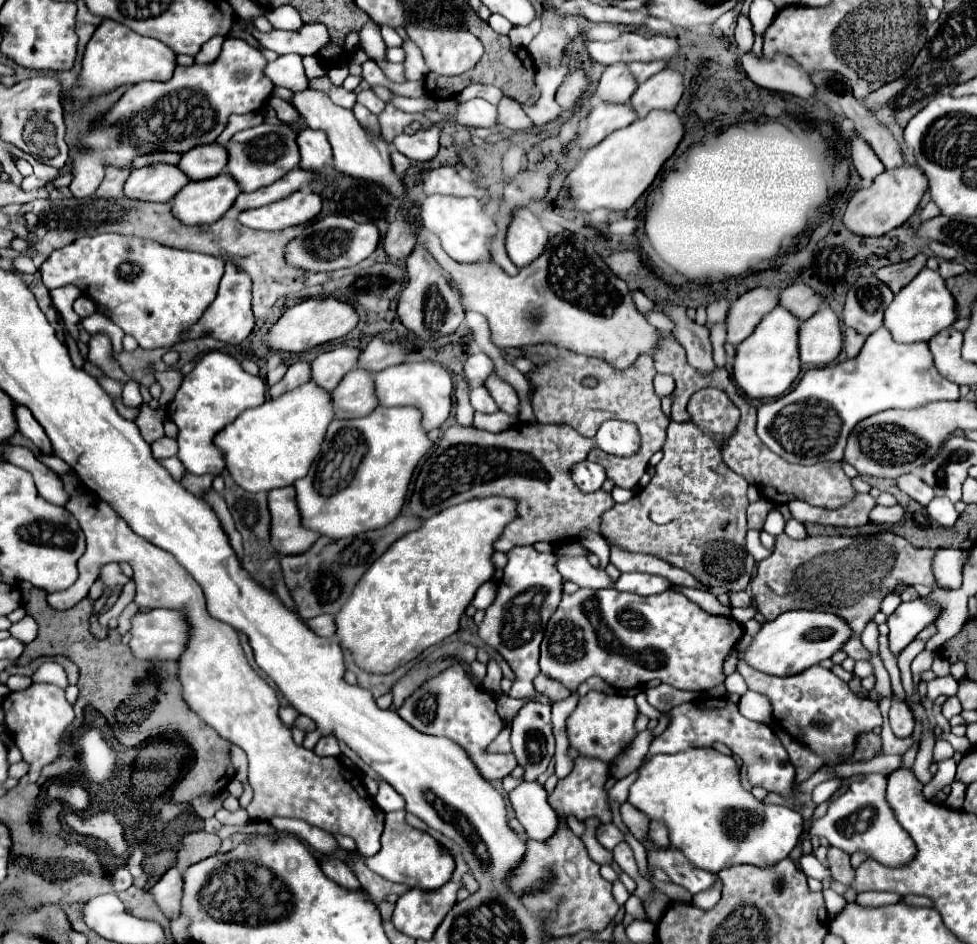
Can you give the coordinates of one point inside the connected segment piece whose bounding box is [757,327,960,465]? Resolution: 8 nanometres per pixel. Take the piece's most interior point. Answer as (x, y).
(811, 424)

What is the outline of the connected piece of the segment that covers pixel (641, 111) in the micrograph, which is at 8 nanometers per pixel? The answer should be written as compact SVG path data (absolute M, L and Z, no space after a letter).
M663 69L661 73L649 77L631 95L629 105L637 117L645 117L653 109L673 111L683 95L683 77L673 69Z

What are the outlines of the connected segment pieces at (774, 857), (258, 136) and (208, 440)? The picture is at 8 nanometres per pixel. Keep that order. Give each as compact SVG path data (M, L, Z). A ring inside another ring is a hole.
M691 747L675 755L653 755L637 769L637 779L629 787L629 803L647 817L665 823L669 843L681 851L687 861L709 873L719 873L733 865L771 867L785 859L803 833L803 819L797 811L763 803L741 787L739 765L733 757L711 747ZM745 809L761 815L761 825L751 825L743 837L727 835L727 811Z
M267 123L235 133L225 145L227 149L225 173L231 179L235 179L241 193L251 193L255 189L275 183L277 179L287 175L287 171L295 169L299 163L299 149L295 149L295 135L297 133L293 133L287 125L267 125Z
M209 351L205 353L191 373L181 381L179 391L167 405L167 417L181 431L181 463L193 475L219 475L225 469L223 453L215 447L213 439L225 425L233 423L245 409L259 407L265 401L265 383L241 369L241 365L227 353Z

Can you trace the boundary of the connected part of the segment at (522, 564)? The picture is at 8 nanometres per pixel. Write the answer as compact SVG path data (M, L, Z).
M533 545L515 547L507 553L507 565L503 569L503 579L491 607L485 611L485 619L479 625L479 637L497 649L505 661L515 671L517 679L513 681L509 697L515 699L535 698L542 704L551 704L550 700L538 695L533 687L533 679L539 673L539 645L543 639L545 625L555 613L563 597L563 577L555 567L553 553L539 553Z

